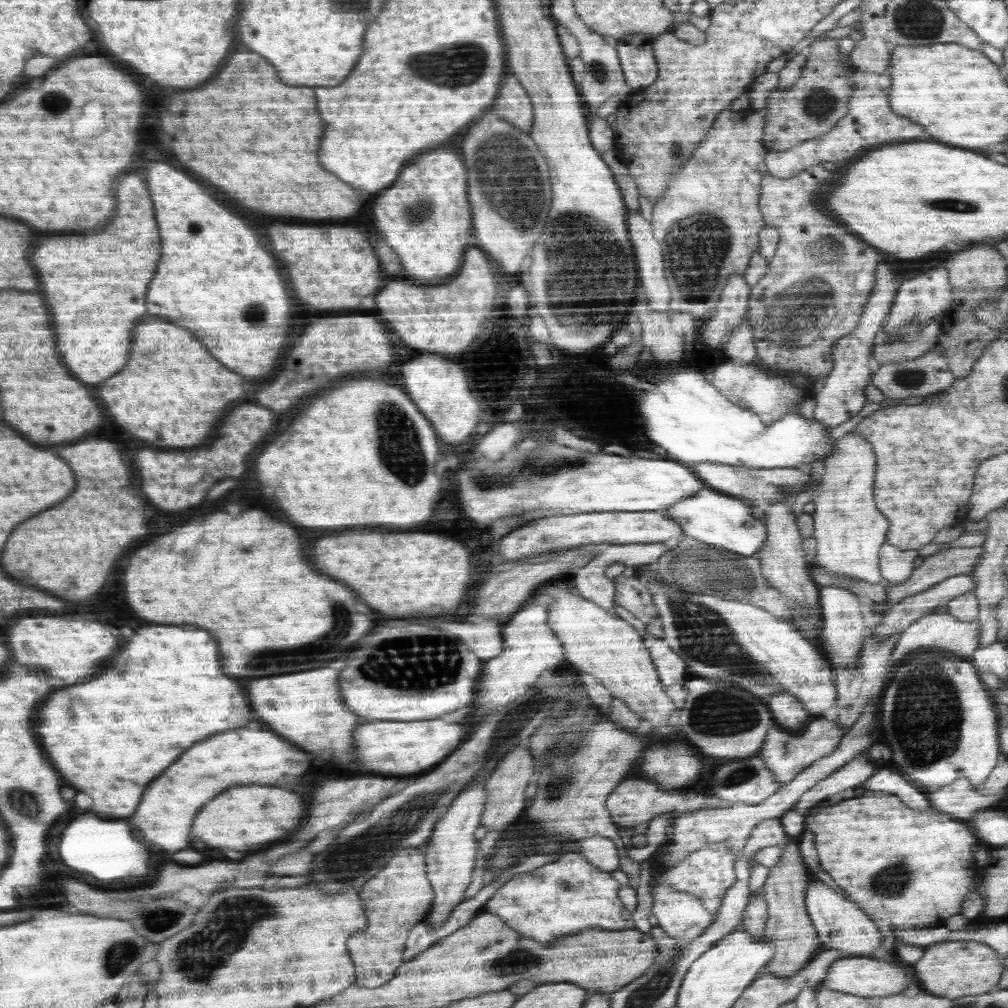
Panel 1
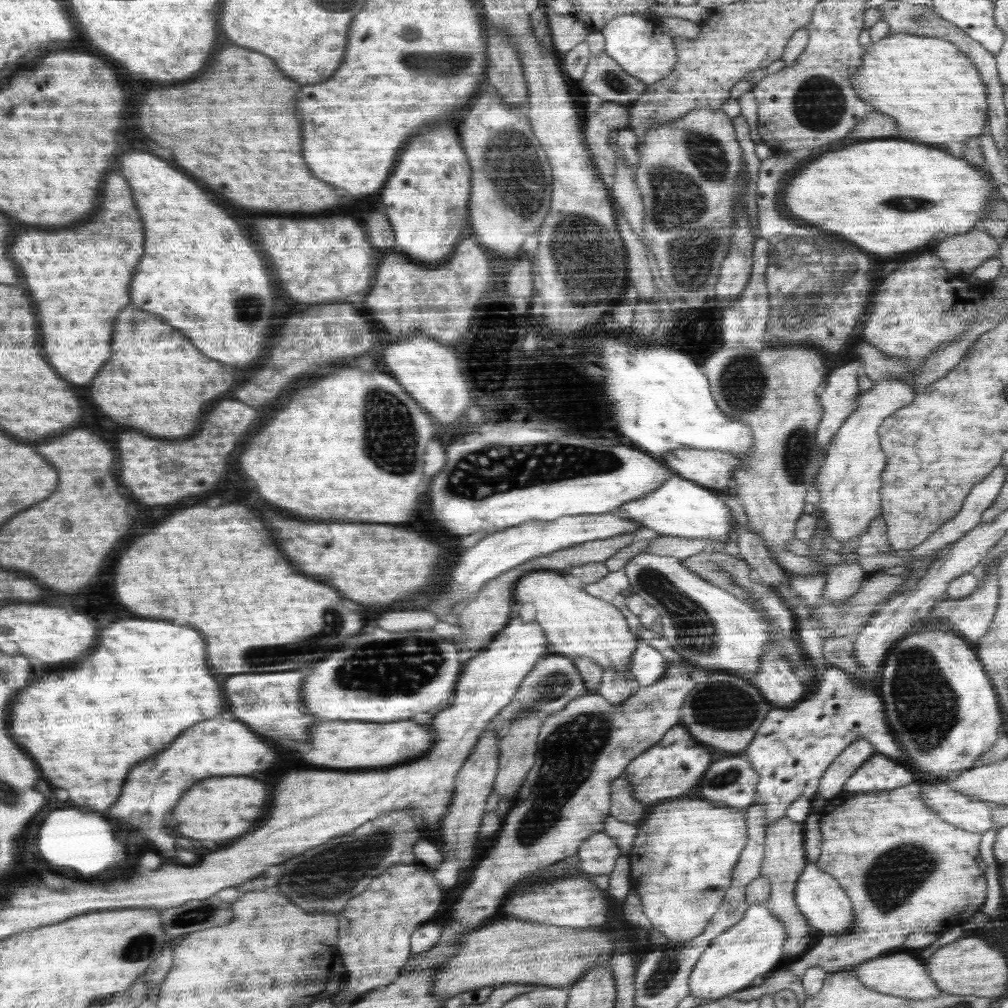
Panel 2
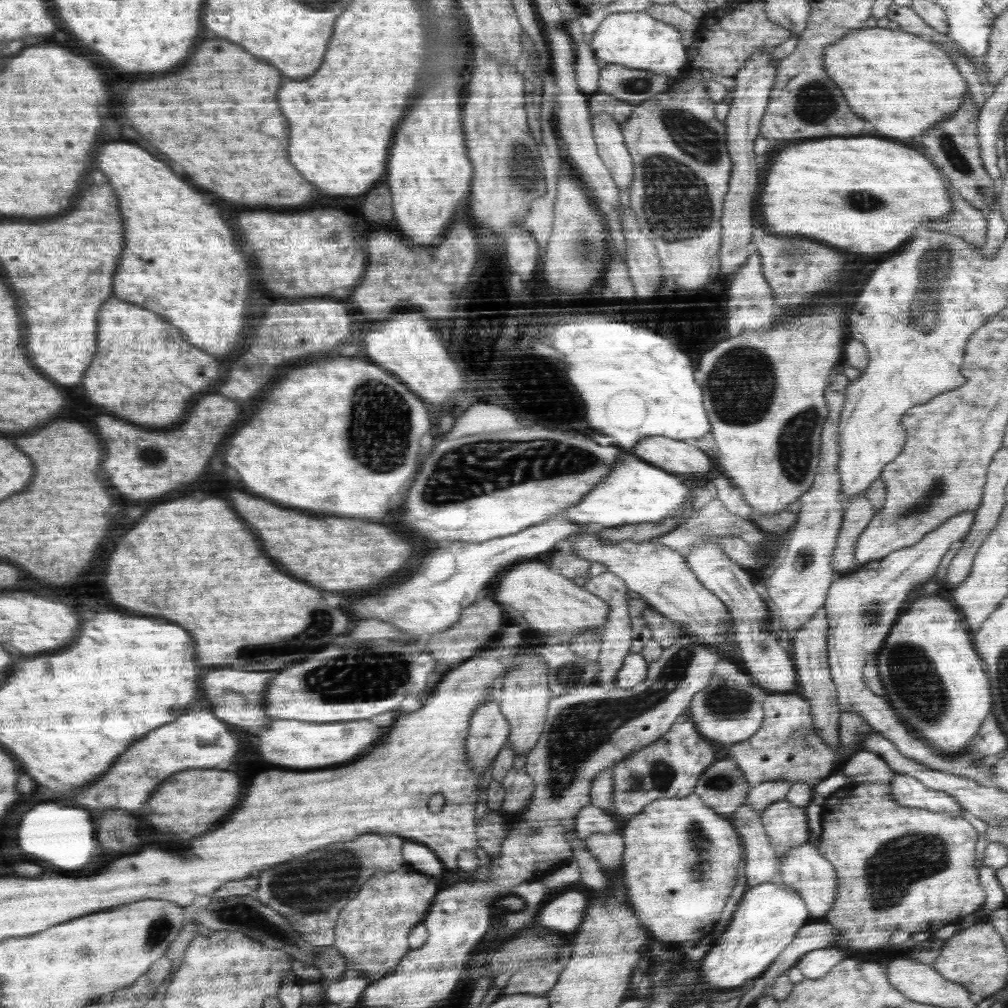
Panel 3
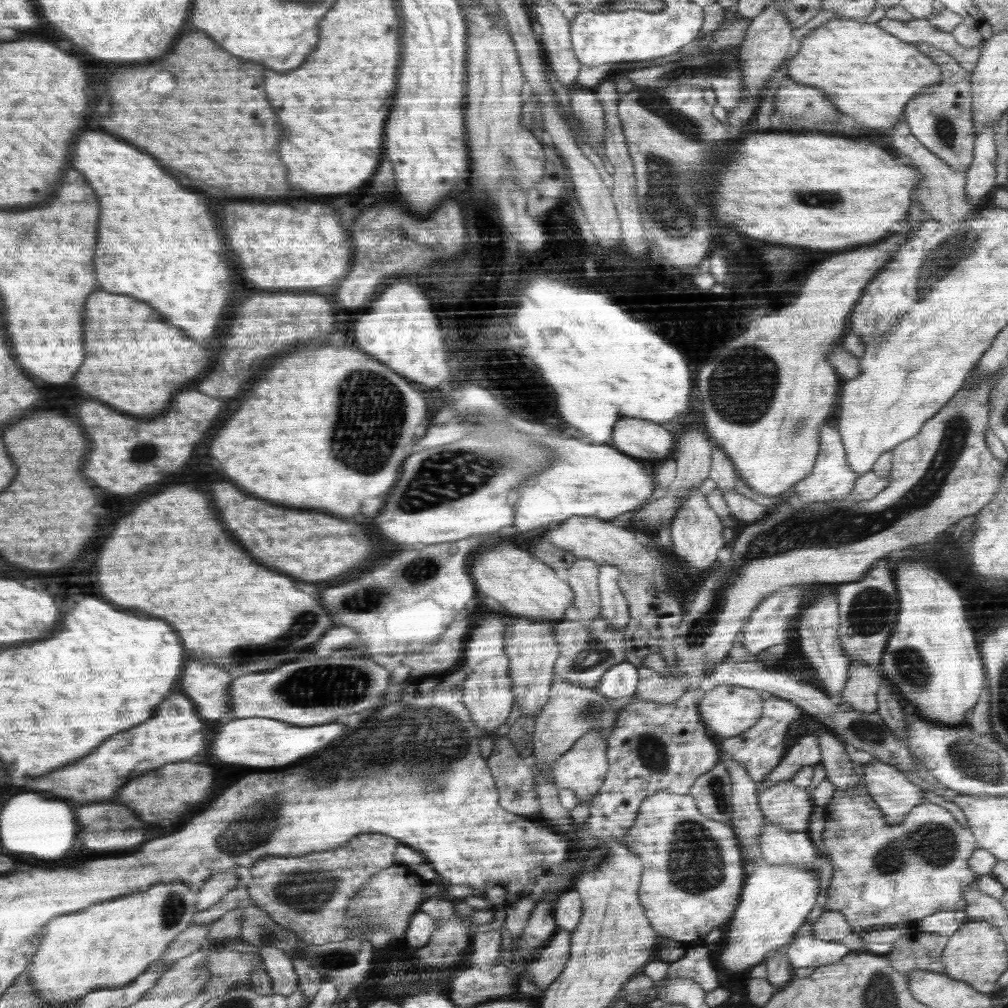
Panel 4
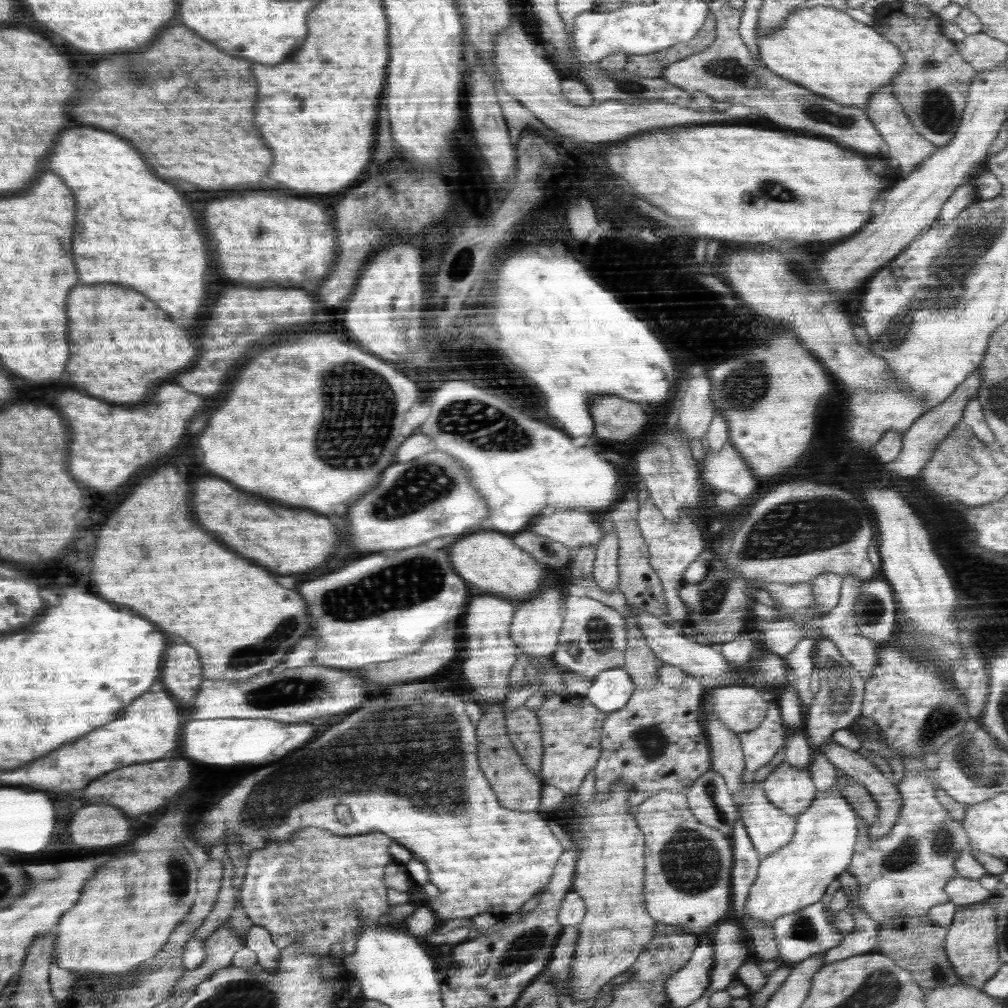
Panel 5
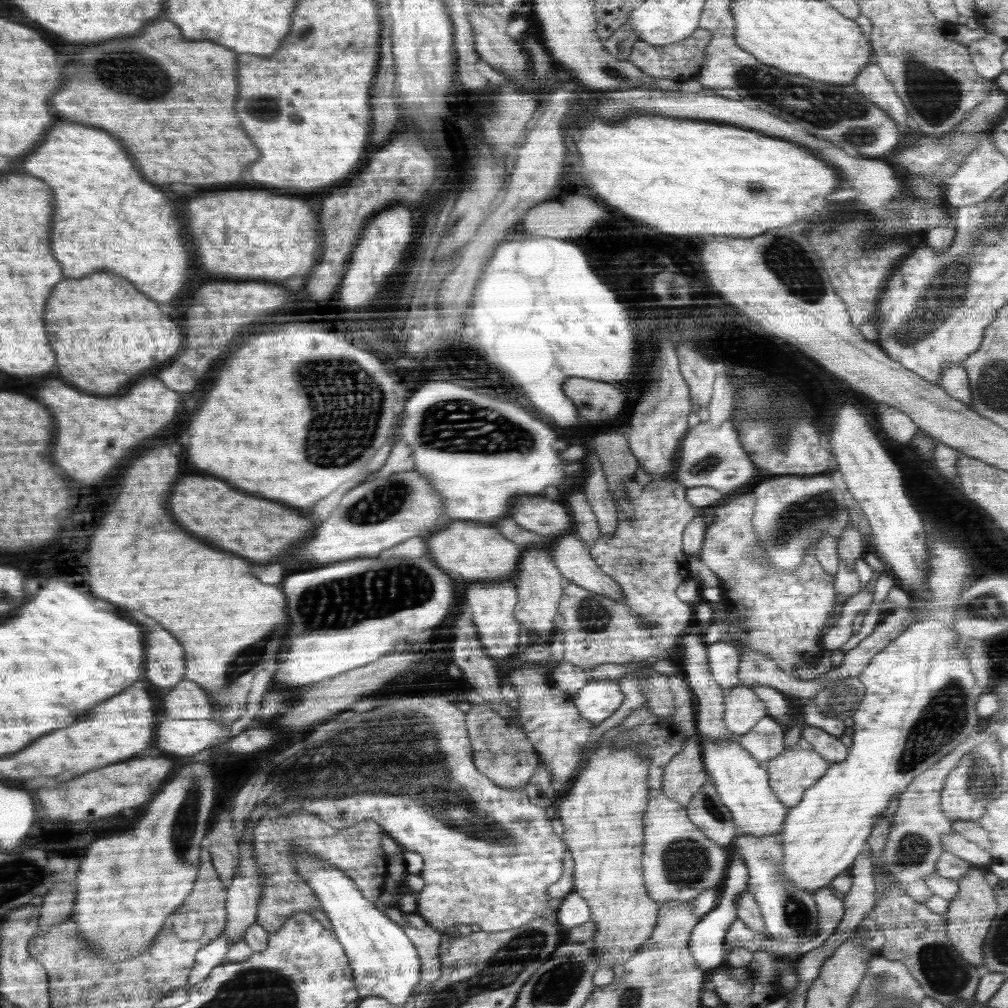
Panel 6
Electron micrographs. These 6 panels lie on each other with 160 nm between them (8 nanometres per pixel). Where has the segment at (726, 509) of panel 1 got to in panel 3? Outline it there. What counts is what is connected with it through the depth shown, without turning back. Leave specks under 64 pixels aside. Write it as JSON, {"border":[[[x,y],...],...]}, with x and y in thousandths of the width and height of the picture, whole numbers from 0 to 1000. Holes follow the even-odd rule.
{"border":[[[623,448],[606,464],[604,471],[578,493],[571,502],[558,508],[557,514],[571,520],[610,523],[636,518],[657,518],[663,513],[673,513],[676,521],[694,506],[684,492],[682,479],[675,472],[649,464],[648,460],[639,456],[631,456],[623,452]]]}

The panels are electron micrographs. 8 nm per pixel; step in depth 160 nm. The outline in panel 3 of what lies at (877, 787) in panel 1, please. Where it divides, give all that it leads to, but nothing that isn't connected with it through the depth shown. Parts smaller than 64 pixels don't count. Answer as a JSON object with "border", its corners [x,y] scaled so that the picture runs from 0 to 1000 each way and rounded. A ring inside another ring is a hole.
{"border":[[[857,742],[845,747],[833,764],[843,772],[842,778],[858,776],[882,778],[891,768],[875,751]]]}

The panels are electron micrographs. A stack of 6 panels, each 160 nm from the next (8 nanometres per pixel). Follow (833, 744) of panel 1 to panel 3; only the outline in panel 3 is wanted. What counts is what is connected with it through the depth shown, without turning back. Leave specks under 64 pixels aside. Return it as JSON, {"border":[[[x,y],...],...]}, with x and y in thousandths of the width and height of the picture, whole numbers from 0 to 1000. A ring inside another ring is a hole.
{"border":[[[955,508],[948,513],[936,518],[931,525],[921,529],[911,540],[897,543],[872,555],[873,561],[869,564],[858,563],[849,567],[829,573],[823,583],[823,591],[816,601],[820,607],[822,624],[820,627],[820,651],[824,672],[829,680],[832,708],[835,705],[845,705],[863,717],[865,724],[883,733],[889,742],[902,753],[918,758],[921,762],[949,768],[970,776],[979,781],[987,780],[987,766],[972,755],[965,755],[962,741],[954,748],[936,749],[923,737],[910,731],[906,724],[892,711],[888,702],[879,692],[872,690],[859,680],[857,663],[862,651],[868,651],[873,646],[877,633],[882,631],[883,623],[888,621],[893,603],[897,595],[906,587],[909,579],[920,577],[928,569],[934,569],[931,560],[944,539],[952,538],[957,530],[967,520],[967,508]],[[792,687],[762,689],[762,716],[754,720],[750,732],[722,740],[723,751],[732,757],[742,778],[752,780],[760,775],[778,773],[784,780],[800,777],[808,782],[830,764],[831,750],[813,728],[809,727],[808,707],[804,696]]]}

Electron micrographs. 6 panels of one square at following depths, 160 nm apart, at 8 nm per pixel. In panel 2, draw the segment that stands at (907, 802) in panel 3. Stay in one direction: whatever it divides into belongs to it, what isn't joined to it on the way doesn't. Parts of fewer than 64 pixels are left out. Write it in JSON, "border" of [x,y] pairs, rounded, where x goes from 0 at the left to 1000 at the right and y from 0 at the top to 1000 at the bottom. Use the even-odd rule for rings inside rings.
{"border":[[[941,774],[915,777],[913,784],[918,799],[948,821],[975,827],[985,820],[982,799],[987,797],[977,797],[944,784]]]}

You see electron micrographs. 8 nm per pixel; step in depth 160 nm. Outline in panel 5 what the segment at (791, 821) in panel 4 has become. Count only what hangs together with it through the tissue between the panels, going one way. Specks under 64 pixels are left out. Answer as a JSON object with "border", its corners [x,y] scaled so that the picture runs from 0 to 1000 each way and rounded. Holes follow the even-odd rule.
{"border":[[[780,755],[772,758],[756,779],[767,799],[789,811],[812,790],[803,763],[786,761]]]}

